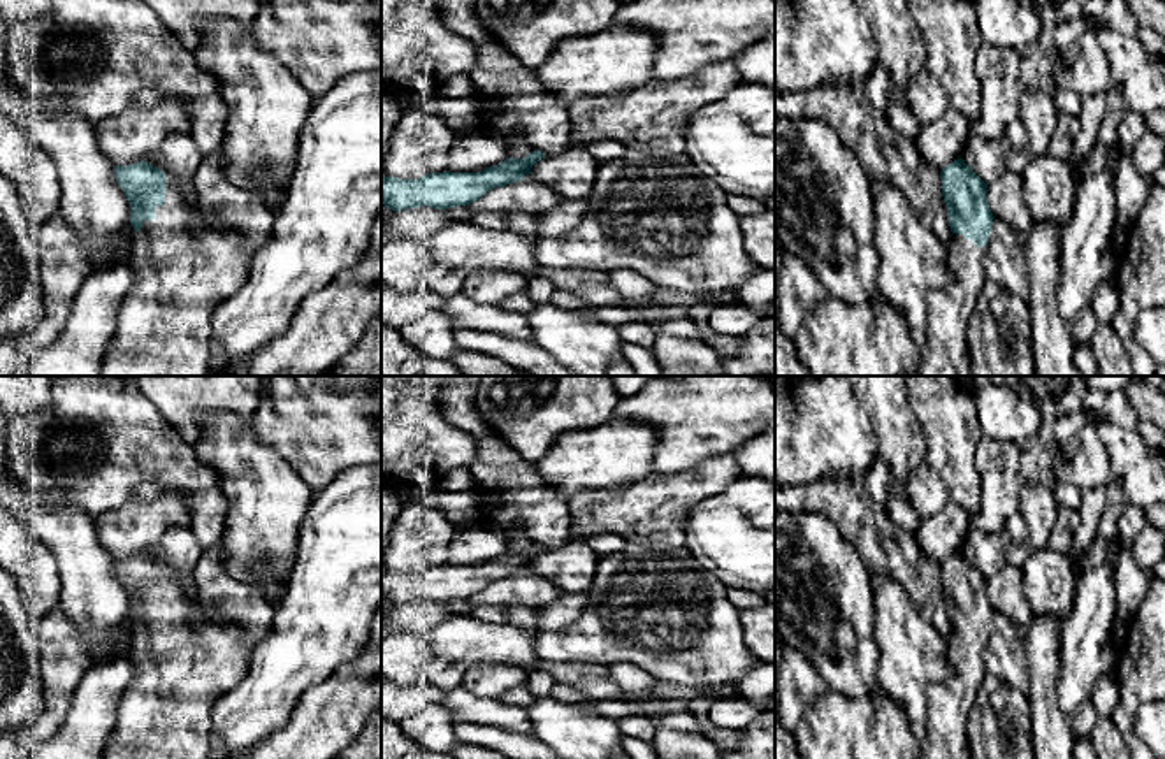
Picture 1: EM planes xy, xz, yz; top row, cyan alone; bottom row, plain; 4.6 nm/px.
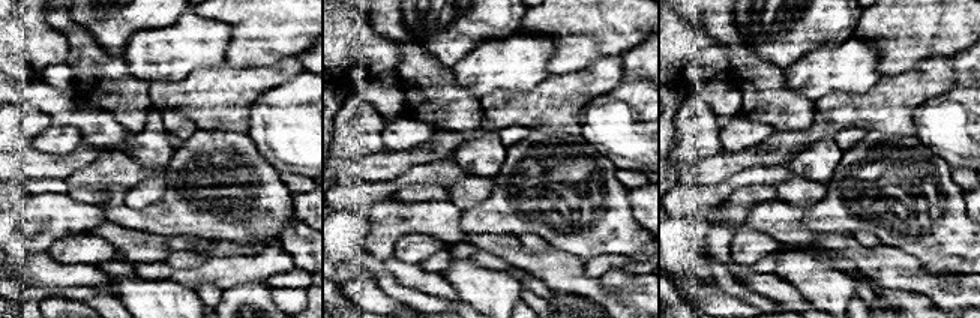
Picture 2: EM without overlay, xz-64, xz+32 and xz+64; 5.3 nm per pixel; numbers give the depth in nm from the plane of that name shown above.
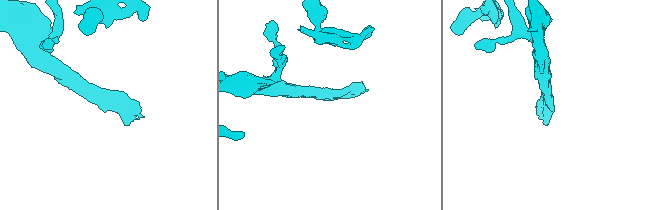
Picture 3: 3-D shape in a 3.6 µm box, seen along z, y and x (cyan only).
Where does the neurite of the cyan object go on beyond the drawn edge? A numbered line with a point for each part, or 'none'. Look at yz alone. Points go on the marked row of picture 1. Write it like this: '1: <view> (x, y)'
1: yz (947, 348)

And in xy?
1: xy (183, 266)

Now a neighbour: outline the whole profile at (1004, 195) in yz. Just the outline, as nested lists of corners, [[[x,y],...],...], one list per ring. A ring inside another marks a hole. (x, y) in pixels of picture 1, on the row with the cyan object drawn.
[[[1003,172],[986,188],[989,209],[995,218],[1007,221],[1024,241],[1033,220],[1023,202],[1023,179],[1019,174]]]

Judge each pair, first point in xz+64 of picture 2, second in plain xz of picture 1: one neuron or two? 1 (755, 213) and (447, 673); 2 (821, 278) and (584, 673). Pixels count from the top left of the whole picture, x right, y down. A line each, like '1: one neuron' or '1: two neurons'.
1: one neuron
2: two neurons

